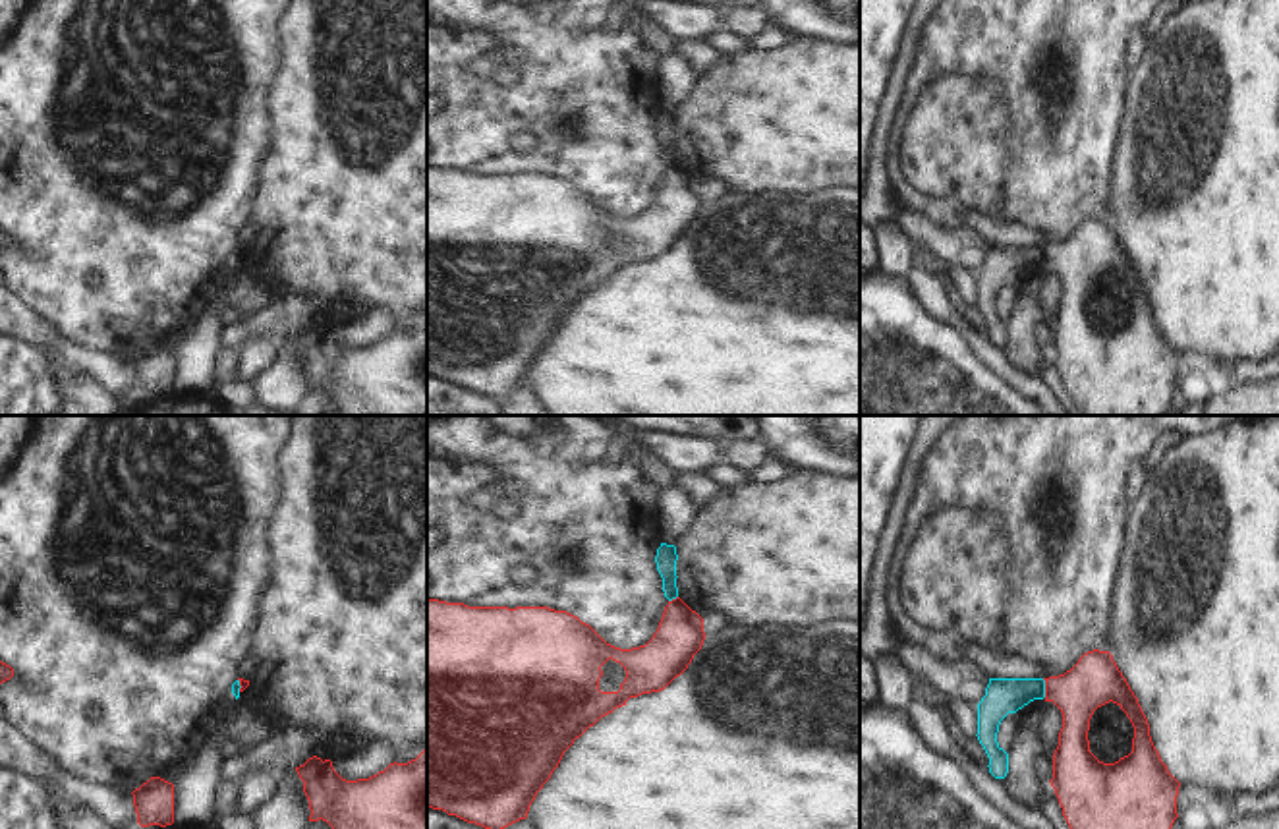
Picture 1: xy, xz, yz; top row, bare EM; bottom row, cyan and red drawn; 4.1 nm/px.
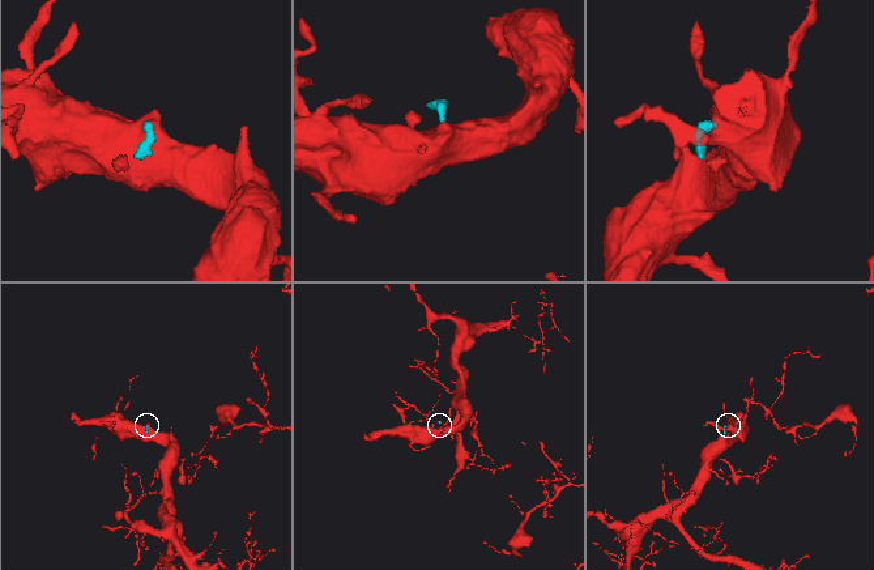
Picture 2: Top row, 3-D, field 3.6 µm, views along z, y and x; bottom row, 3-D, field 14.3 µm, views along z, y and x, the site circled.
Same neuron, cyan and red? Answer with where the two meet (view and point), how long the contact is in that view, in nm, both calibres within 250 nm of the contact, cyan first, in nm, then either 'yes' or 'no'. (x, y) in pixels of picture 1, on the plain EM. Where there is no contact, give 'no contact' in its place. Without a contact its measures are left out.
yz (1044, 256) | 80 nm | 150/220 nm | yes

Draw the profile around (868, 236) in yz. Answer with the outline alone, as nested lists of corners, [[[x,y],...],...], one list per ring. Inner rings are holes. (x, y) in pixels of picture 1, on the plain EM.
[[[860,220],[860,272],[875,271],[877,259],[877,232],[866,220]]]

